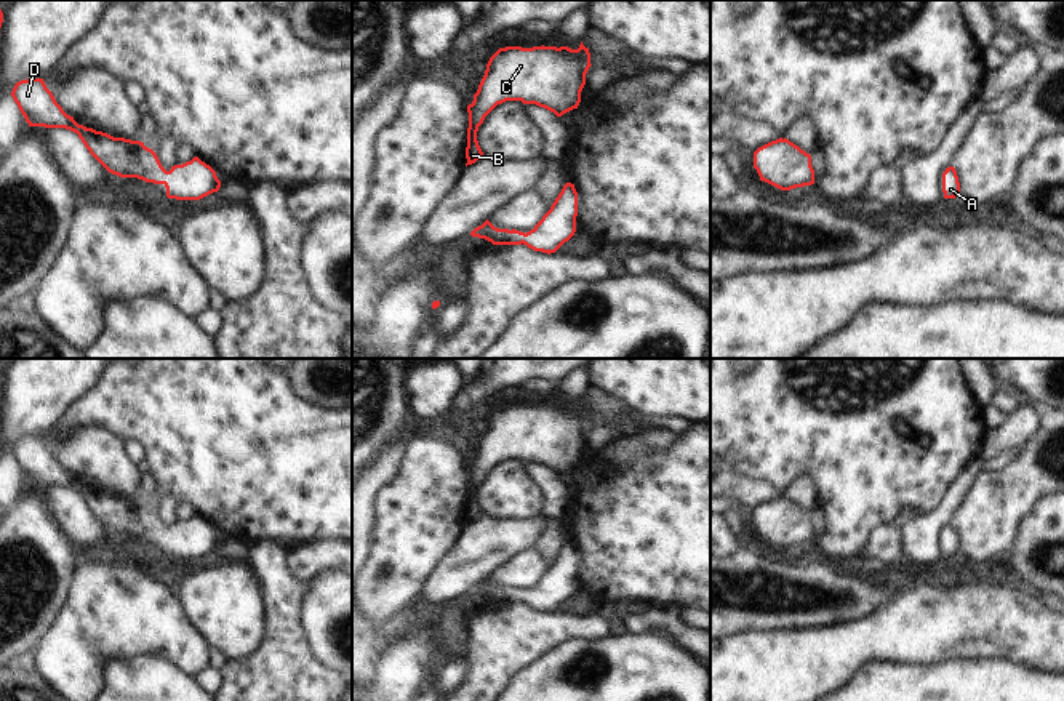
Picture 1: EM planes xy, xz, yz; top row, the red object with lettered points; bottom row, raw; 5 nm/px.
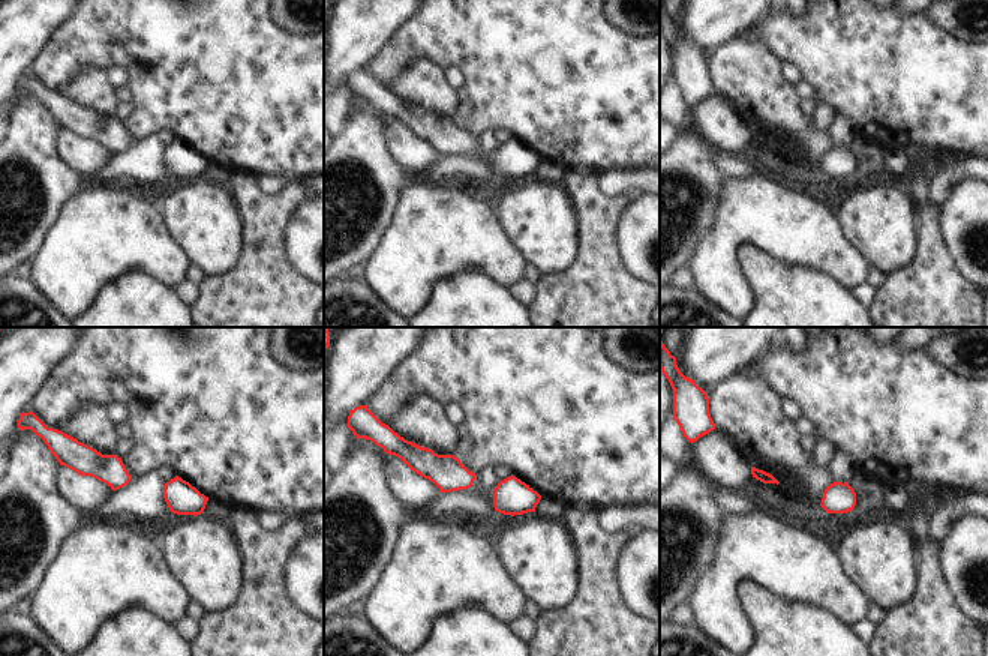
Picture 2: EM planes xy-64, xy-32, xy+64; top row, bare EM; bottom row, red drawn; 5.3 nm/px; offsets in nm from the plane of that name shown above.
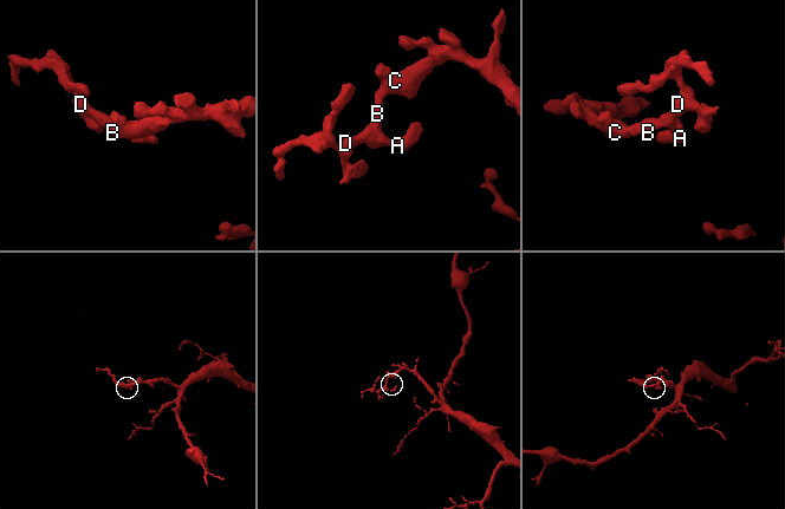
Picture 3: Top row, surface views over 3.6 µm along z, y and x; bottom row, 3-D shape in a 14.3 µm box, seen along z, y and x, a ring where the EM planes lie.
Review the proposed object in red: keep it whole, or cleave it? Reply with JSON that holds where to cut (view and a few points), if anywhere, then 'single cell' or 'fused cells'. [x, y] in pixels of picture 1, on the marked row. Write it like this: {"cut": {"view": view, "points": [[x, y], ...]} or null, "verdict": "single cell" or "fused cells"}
{"cut": null, "verdict": "single cell"}

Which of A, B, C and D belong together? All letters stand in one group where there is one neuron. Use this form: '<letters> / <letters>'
A B C D

